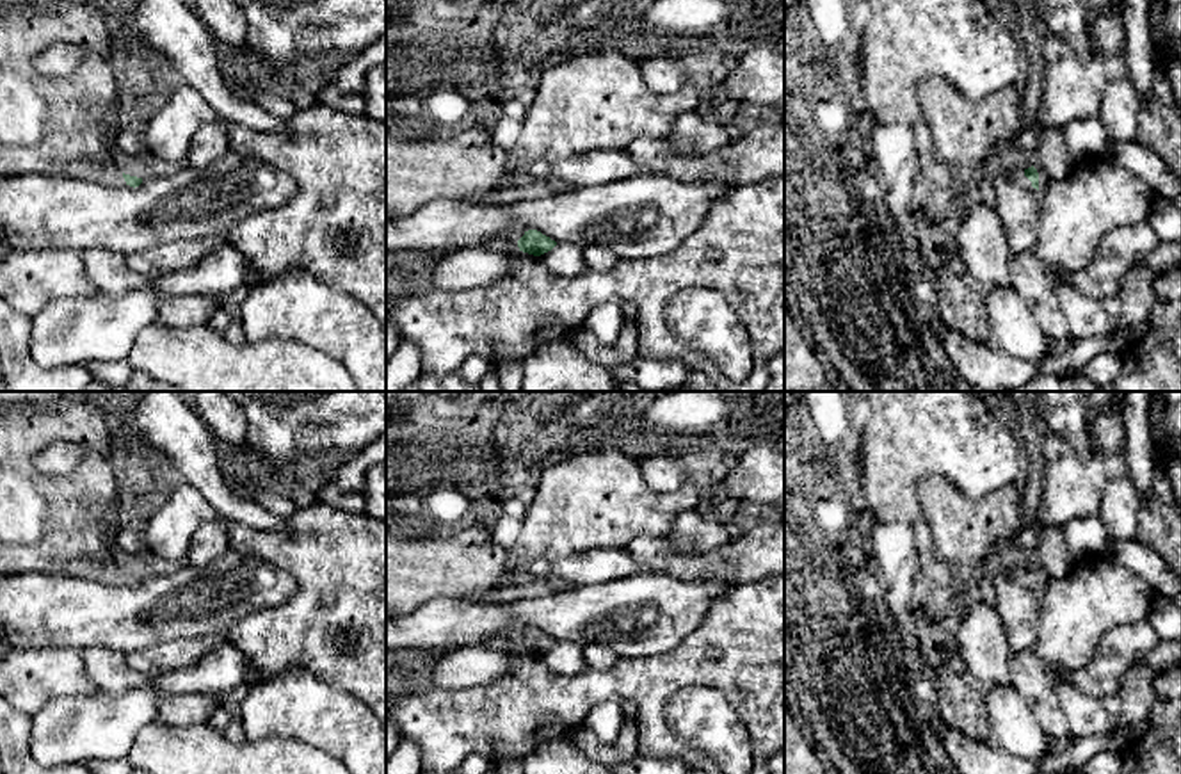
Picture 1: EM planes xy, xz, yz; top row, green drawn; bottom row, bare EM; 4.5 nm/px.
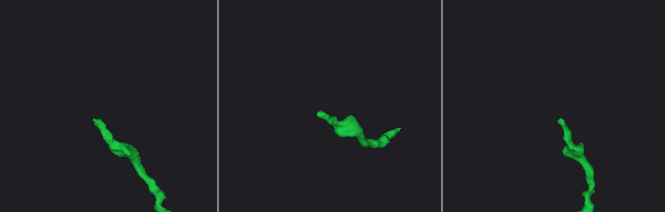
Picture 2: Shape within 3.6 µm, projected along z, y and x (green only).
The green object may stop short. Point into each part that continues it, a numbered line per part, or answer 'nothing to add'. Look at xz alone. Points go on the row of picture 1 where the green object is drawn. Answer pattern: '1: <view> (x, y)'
1: xz (507, 241)

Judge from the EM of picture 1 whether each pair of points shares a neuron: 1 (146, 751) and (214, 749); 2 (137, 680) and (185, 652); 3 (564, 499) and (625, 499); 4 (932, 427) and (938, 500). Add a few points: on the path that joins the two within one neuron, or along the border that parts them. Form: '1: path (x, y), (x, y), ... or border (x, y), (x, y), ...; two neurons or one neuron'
1: path (162, 751), (198, 751); one neuron
2: border (123, 655), (130, 668), (153, 677); two neurons
3: path (578, 500), (610, 500); one neuron
4: border (916, 486), (927, 477), (945, 477), (972, 499); two neurons

